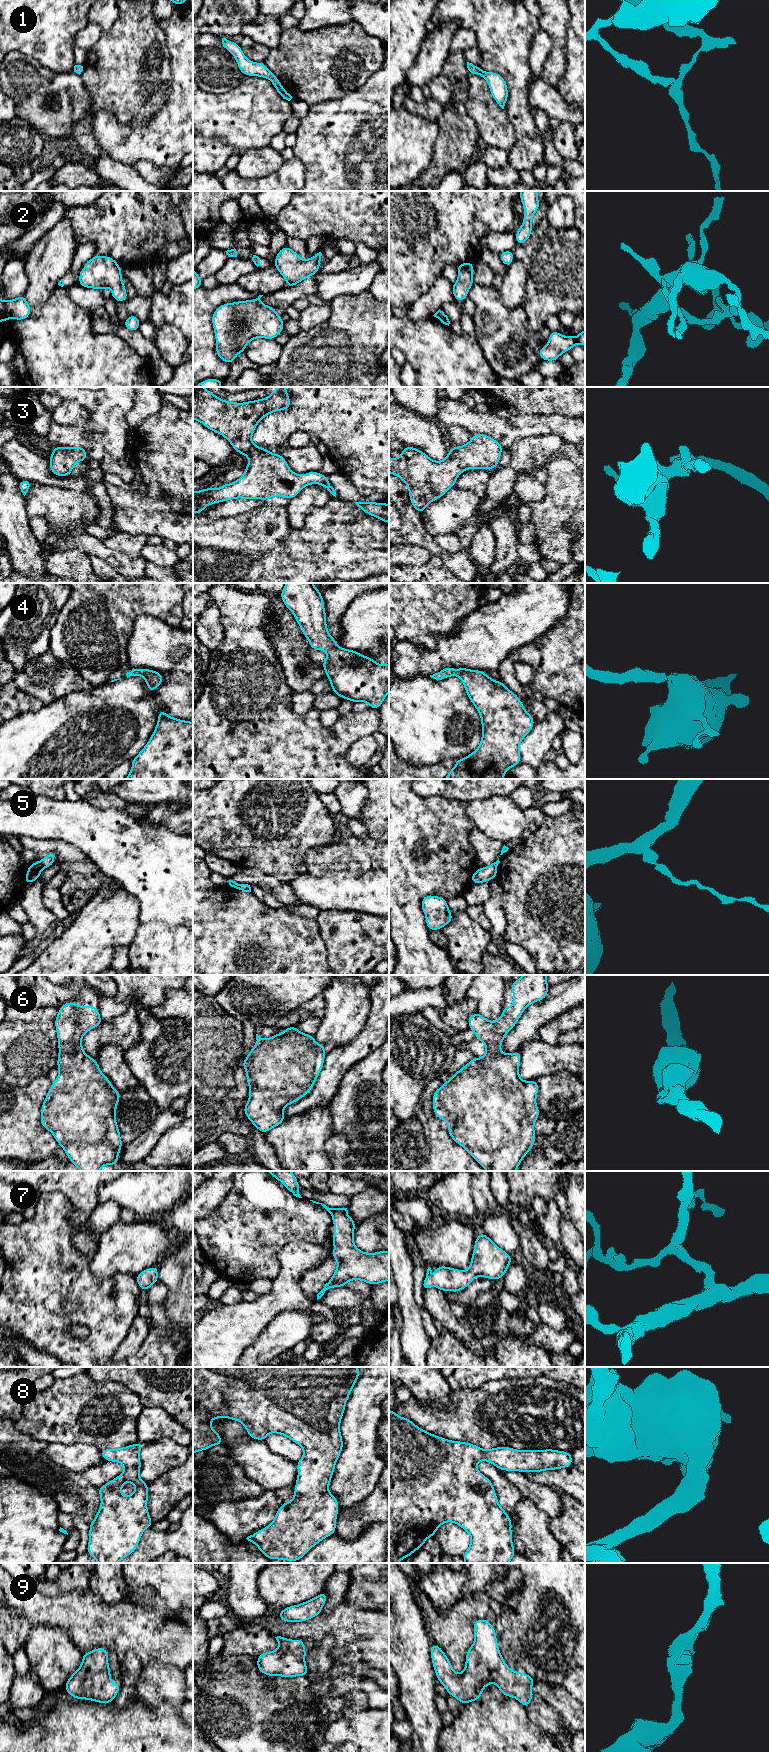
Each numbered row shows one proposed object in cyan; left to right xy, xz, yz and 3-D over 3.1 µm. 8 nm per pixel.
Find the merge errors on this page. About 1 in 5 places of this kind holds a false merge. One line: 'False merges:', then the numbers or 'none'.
False merges: 5

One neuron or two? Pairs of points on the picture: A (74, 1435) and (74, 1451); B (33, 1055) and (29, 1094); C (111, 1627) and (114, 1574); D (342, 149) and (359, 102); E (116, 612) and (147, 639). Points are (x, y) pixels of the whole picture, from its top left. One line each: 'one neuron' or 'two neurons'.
A: two neurons
B: two neurons
C: two neurons
D: one neuron
E: two neurons

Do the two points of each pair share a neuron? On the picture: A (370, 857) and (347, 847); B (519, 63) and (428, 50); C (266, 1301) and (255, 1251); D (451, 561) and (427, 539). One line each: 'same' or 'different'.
A: same
B: different
C: different
D: same

